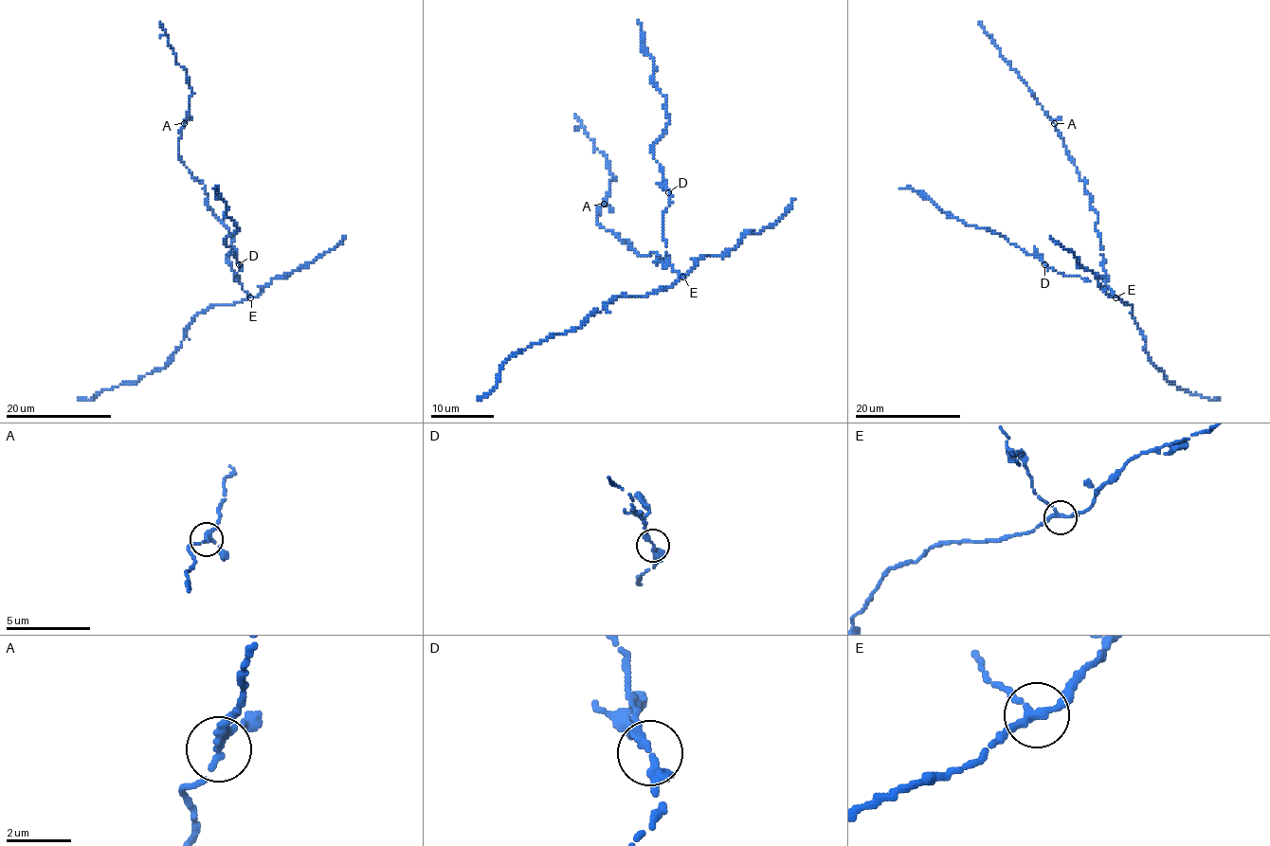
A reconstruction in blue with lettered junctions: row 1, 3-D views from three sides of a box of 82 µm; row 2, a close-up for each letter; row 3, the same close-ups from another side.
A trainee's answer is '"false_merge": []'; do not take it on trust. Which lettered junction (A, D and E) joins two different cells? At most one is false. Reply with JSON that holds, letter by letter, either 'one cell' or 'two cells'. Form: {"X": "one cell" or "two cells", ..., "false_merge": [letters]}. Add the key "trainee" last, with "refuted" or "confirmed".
{"A": "one cell", "D": "one cell", "E": "one cell", "false_merge": [], "trainee": "confirmed"}

